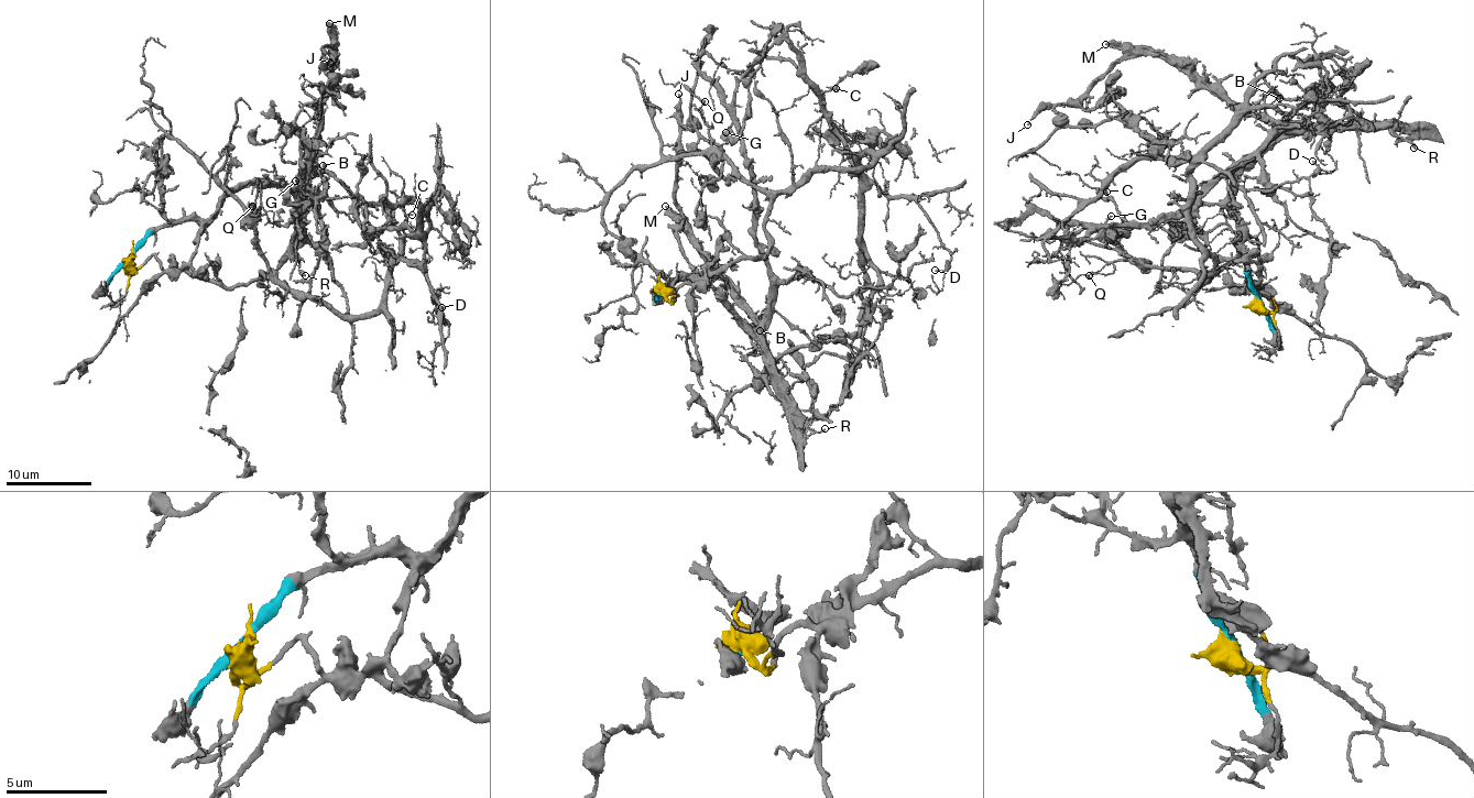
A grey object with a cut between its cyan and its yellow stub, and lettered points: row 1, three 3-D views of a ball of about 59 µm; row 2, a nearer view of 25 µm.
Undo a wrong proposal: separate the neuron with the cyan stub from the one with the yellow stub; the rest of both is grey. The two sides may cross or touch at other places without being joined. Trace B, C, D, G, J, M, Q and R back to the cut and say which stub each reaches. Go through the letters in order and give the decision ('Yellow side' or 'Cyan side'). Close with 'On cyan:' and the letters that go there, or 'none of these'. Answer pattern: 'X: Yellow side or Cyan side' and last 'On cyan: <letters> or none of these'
B: Cyan side
C: Yellow side
D: Yellow side
G: Cyan side
J: Cyan side
M: Cyan side
Q: Yellow side
R: Cyan side
On cyan: B, G, J, M, R

